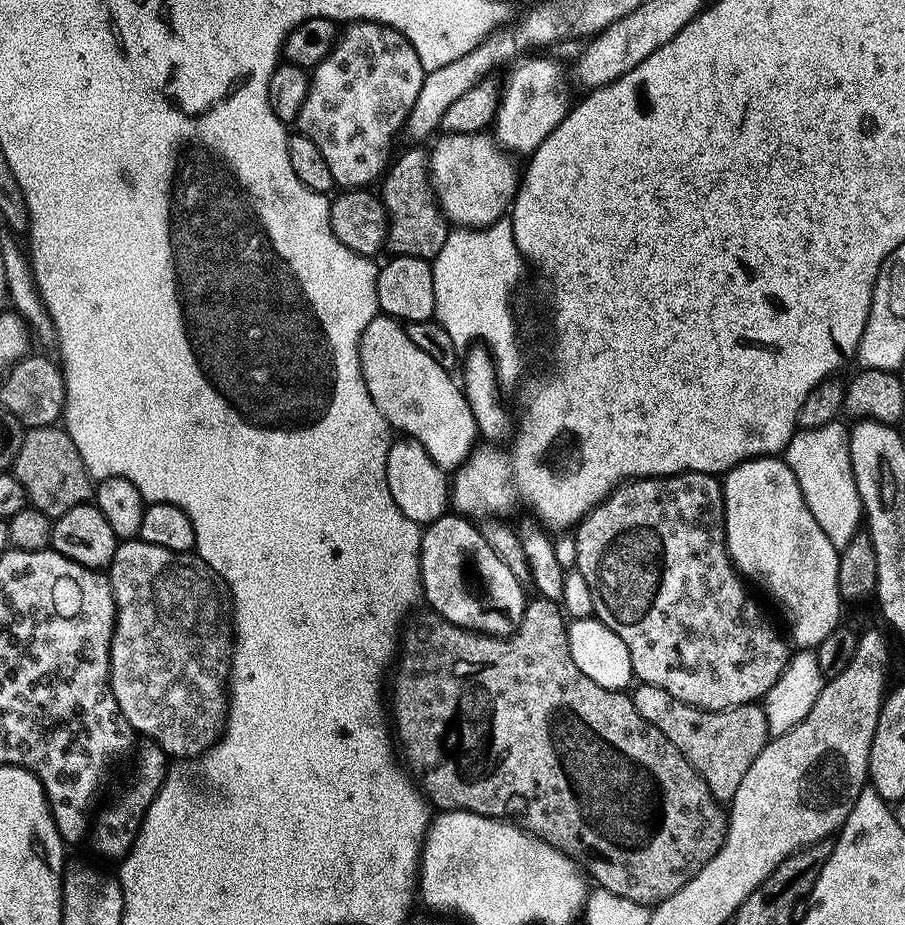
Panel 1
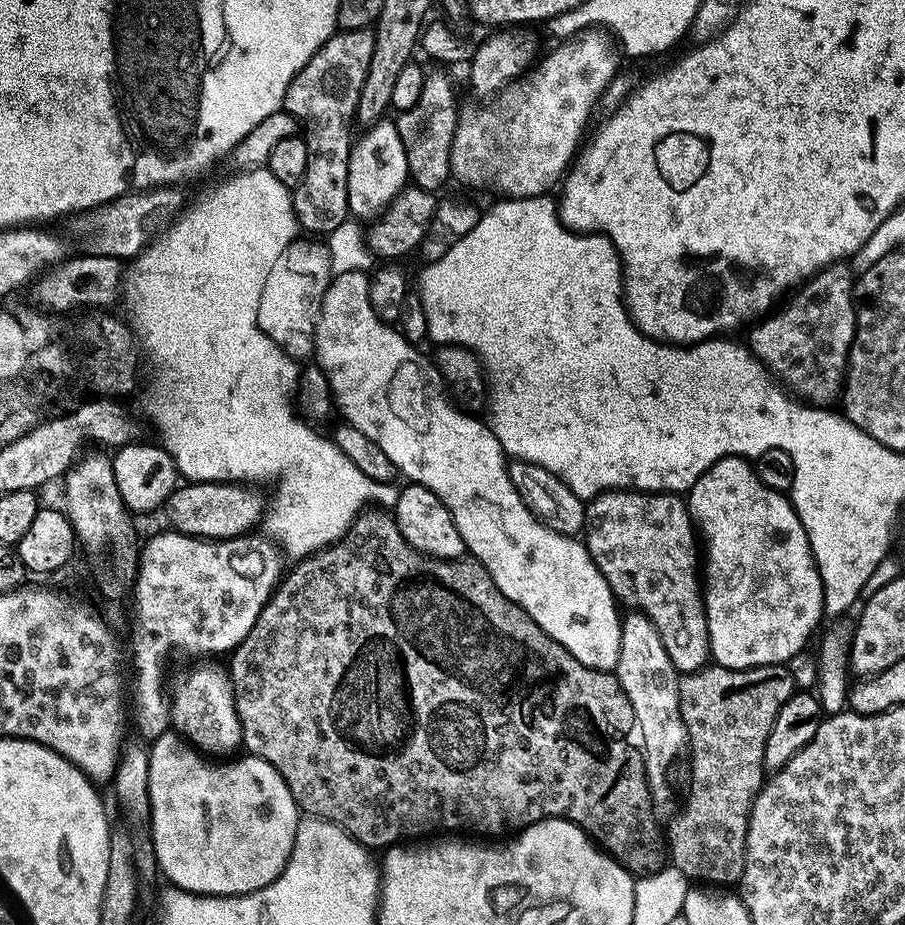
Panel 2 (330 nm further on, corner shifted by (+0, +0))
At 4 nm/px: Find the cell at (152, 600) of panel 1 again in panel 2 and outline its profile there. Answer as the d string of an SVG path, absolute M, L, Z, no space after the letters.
M208 662L200 672L200 680L196 676L188 676L184 680L185 688L177 696L173 695L170 700L170 724L179 735L183 736L193 748L212 758L224 758L235 748L241 747L240 723L236 707L232 701L232 681L228 679L228 670L223 663Z

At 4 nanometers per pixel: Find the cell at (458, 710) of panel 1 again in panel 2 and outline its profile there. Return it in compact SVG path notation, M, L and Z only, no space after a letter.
M365 510L361 512L353 520L352 525L348 527L348 531L336 543L328 545L323 551L314 552L310 556L297 559L293 563L296 565L289 572L287 569L282 583L273 591L272 597L264 603L264 608L258 614L254 626L250 626L250 634L246 634L246 638L242 638L239 646L232 649L230 653L232 661L227 661L226 667L228 679L232 681L232 701L236 707L238 722L240 723L240 739L243 751L249 756L257 756L260 760L270 762L270 766L274 766L274 770L278 770L278 774L282 774L282 778L294 798L296 807L300 809L301 813L307 814L309 817L320 817L323 820L329 820L334 826L348 832L357 843L368 850L374 850L374 848L387 850L407 841L409 838L428 838L439 833L436 832L439 828L449 828L452 831L449 833L452 834L475 834L480 838L504 838L509 834L519 832L521 828L527 828L529 824L538 823L539 820L559 818L577 824L580 829L596 841L599 847L603 848L608 855L614 857L623 868L631 869L636 874L647 873L653 867L653 865L651 866L652 851L656 848L656 823L658 823L658 820L652 811L651 792L647 786L641 749L636 746L631 748L628 745L628 735L633 735L637 725L630 699L623 692L615 671L591 668L582 662L578 662L578 658L574 658L574 654L570 654L561 644L554 642L554 638L550 638L550 634L546 634L540 629L534 622L534 618L530 618L530 614L526 614L526 610L522 610L514 602L510 602L510 598L503 596L496 589L496 584L490 578L490 574L480 563L472 559L471 555L465 554L458 560L439 560L433 556L427 556L424 552L419 552L414 546L410 546L406 542L406 538L402 538L395 519L389 513L387 516L384 512L387 511Z

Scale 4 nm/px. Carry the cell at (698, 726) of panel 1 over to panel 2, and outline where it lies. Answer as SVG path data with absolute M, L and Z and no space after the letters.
M763 664L757 668L722 668L719 666L705 666L697 672L686 672L679 677L678 702L680 703L681 720L688 731L687 751L692 751L692 781L688 784L688 805L675 813L671 821L672 833L668 836L668 852L672 855L671 867L682 870L682 874L690 882L699 882L704 886L736 886L739 885L744 873L746 862L746 846L748 845L748 823L752 817L752 803L760 789L766 783L766 769L764 767L764 751L766 750L766 738L774 726L774 718L778 718L778 710L786 706L786 702L797 691L798 685L791 677L790 670L783 664Z

